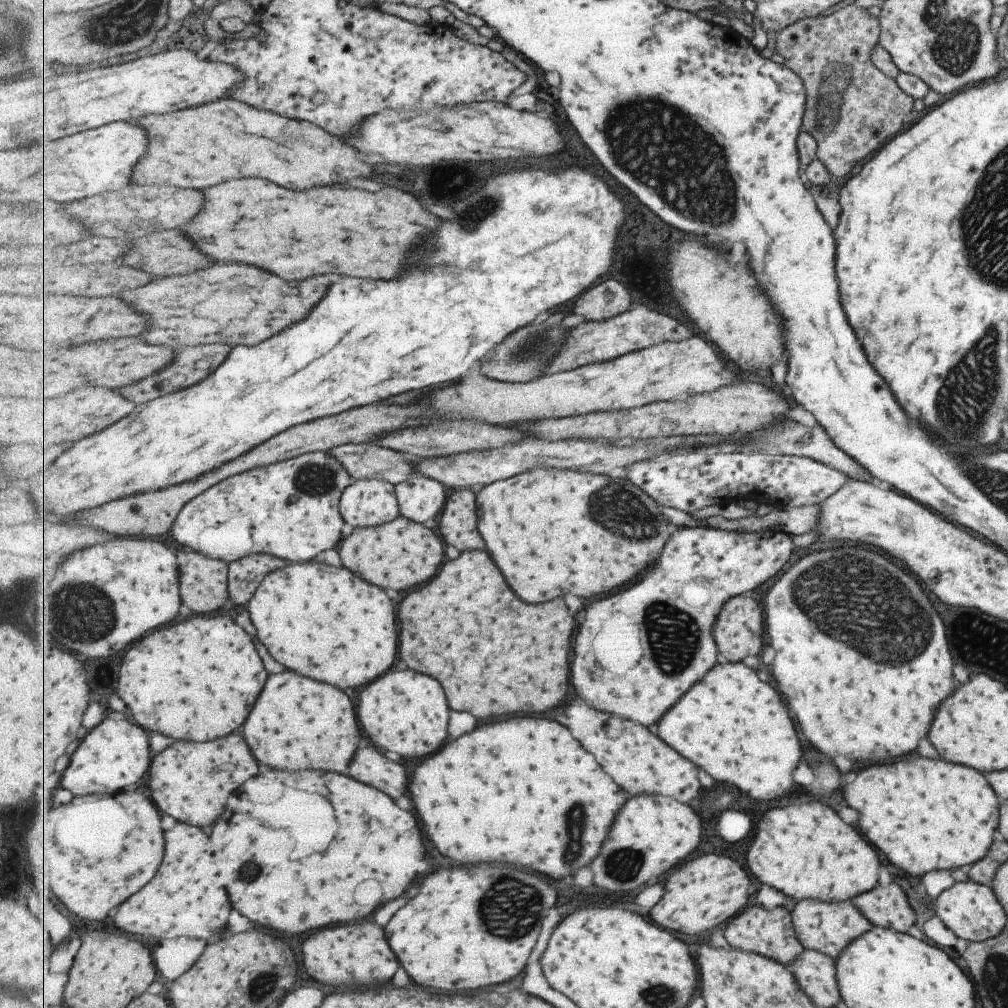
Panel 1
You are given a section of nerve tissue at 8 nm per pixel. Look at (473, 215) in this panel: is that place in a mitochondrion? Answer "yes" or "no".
yes

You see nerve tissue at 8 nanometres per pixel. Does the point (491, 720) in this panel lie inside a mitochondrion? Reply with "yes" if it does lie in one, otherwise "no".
no

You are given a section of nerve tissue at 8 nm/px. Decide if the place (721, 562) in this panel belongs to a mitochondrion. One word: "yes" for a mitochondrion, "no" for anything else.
no

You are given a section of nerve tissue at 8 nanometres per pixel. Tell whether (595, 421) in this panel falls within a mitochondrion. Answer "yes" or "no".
no

